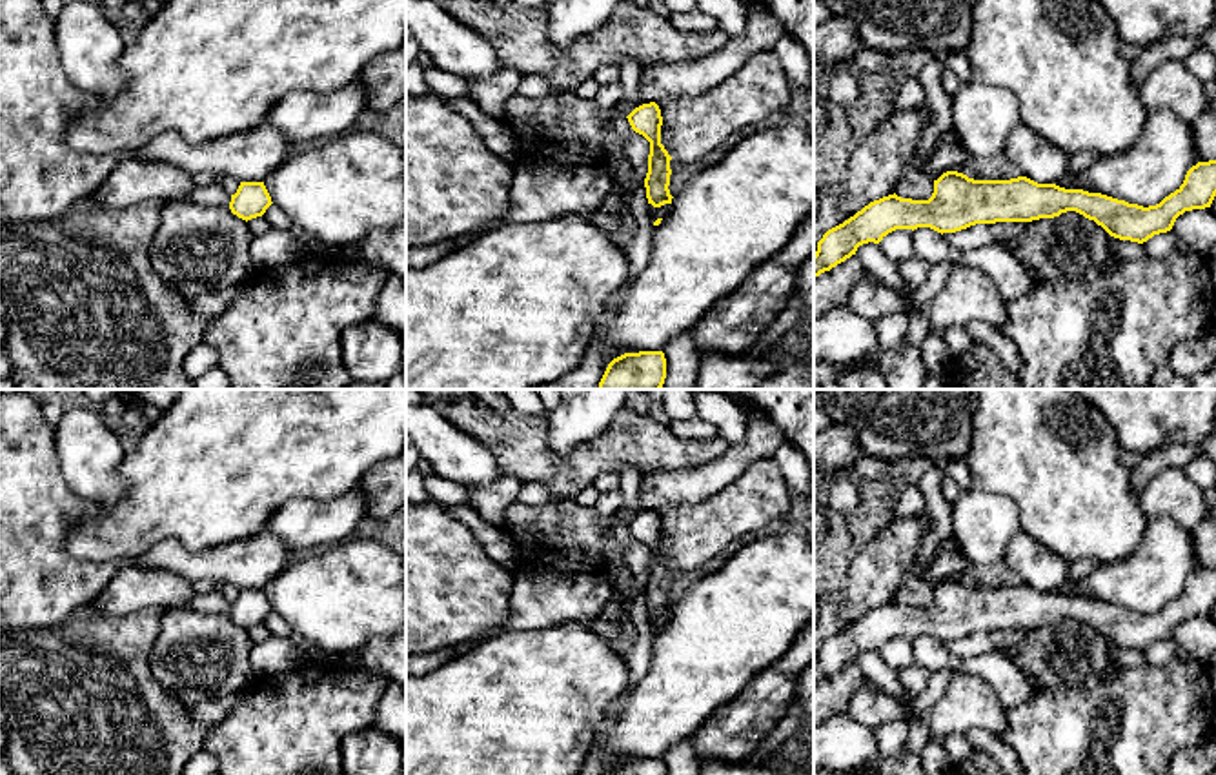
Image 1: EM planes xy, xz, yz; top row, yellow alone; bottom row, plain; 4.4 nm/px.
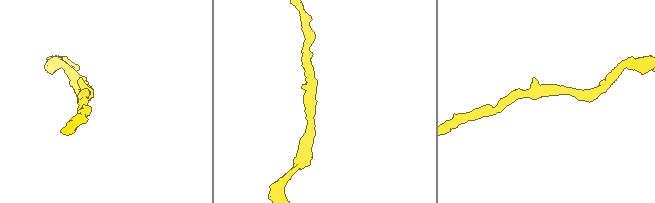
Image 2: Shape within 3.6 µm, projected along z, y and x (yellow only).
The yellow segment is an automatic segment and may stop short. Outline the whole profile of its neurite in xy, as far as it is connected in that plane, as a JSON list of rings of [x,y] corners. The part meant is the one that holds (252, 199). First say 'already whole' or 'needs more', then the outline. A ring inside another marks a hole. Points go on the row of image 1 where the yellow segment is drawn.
already whole; [[[240,182],[235,195],[231,195],[229,209],[242,220],[262,216],[271,206],[271,196],[264,182]]]

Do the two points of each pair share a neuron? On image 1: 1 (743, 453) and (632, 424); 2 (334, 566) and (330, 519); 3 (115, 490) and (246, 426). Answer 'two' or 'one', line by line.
1: two
2: two
3: two

